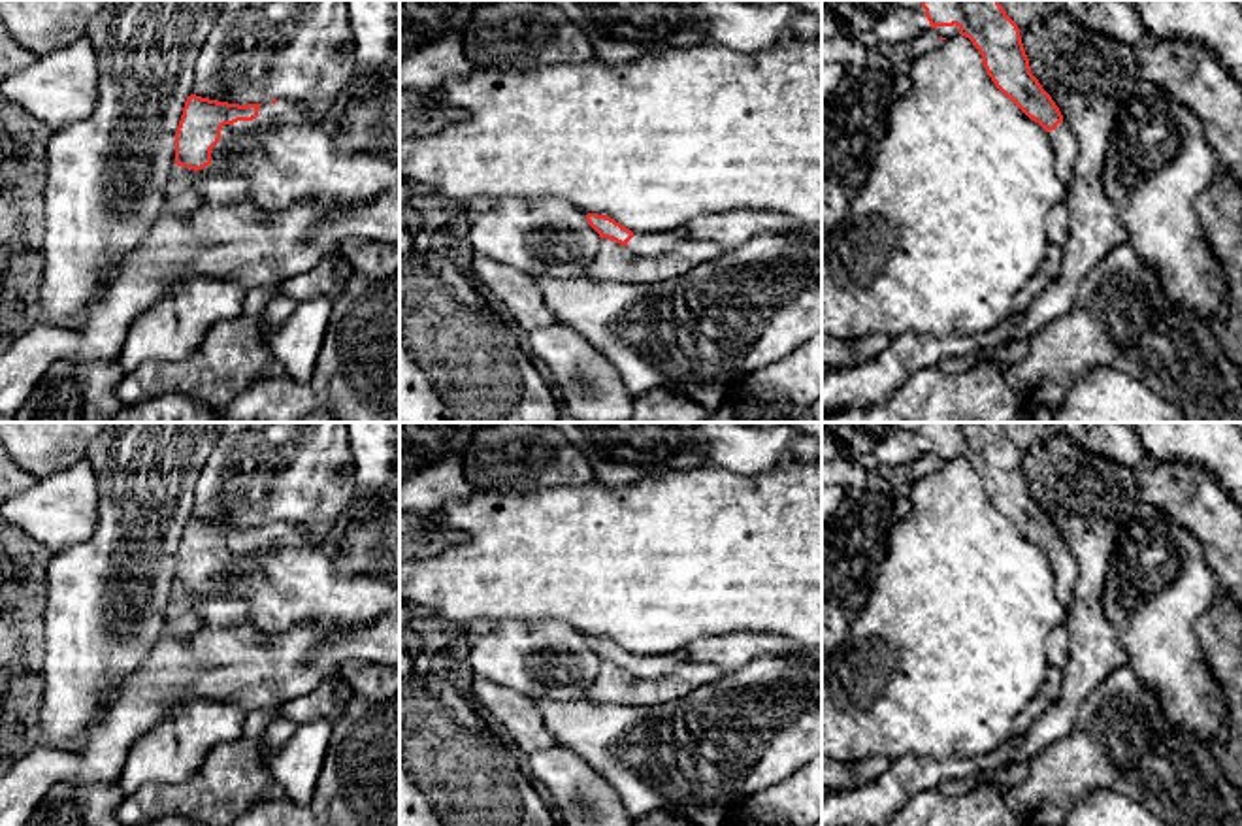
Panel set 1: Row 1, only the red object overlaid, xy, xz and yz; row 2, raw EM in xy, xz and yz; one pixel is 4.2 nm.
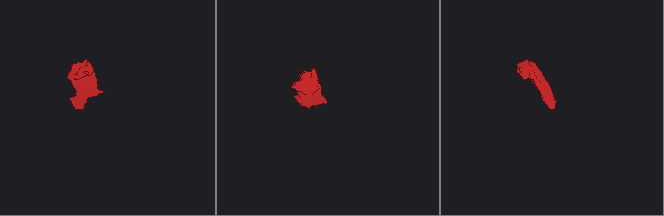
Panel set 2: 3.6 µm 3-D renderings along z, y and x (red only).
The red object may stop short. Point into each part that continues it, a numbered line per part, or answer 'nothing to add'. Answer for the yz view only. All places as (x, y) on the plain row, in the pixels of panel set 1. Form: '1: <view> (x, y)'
1: yz (918, 440)
2: yz (1063, 564)

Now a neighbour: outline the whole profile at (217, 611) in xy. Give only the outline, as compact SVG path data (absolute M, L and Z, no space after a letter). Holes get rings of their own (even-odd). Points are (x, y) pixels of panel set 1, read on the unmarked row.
M219 579L221 592L204 596L194 594L196 626L198 630L230 630L253 624L249 602L228 592L230 581Z

